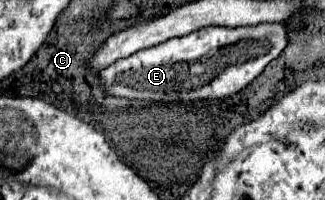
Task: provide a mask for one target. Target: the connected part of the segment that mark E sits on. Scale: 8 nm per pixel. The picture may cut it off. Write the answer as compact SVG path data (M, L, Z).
M285 23L253 27L203 27L185 37L141 49L101 71L105 89L115 97L147 101L223 99L247 87L289 45Z

